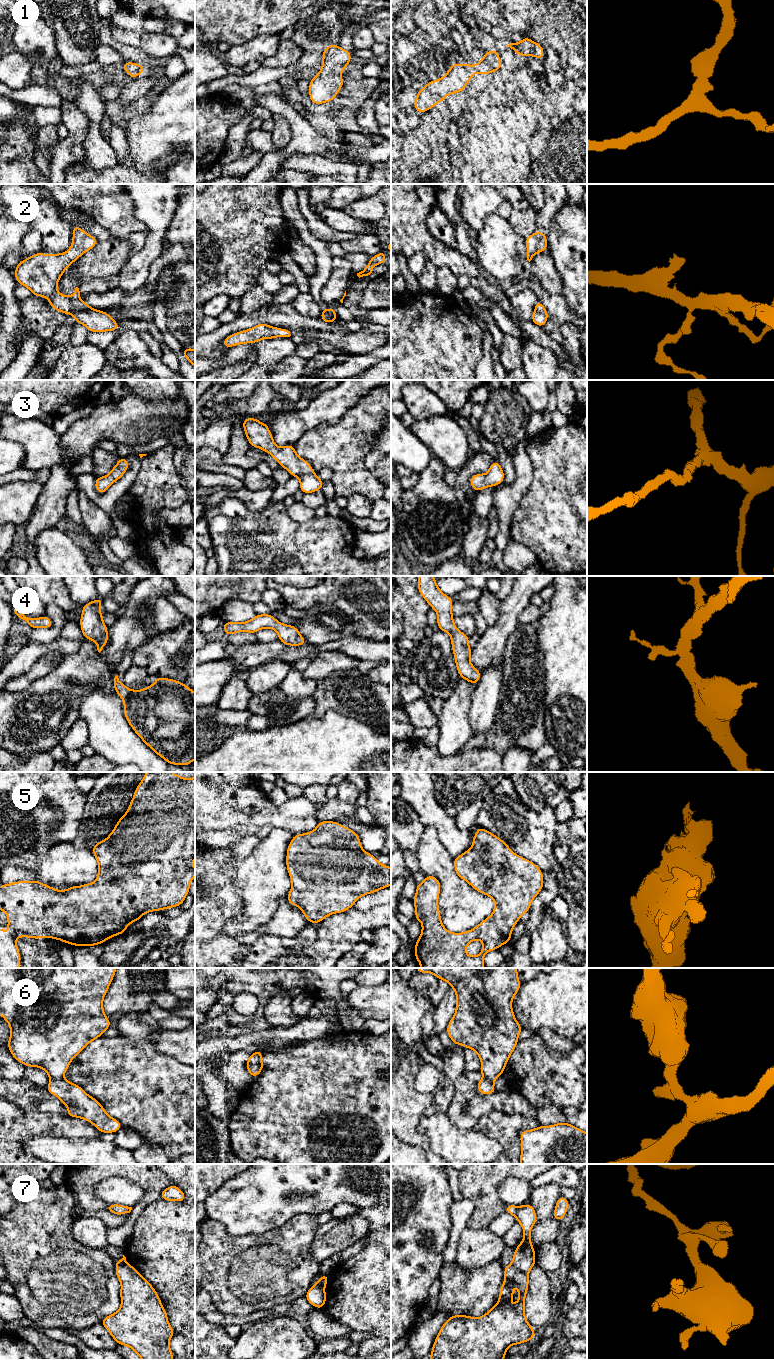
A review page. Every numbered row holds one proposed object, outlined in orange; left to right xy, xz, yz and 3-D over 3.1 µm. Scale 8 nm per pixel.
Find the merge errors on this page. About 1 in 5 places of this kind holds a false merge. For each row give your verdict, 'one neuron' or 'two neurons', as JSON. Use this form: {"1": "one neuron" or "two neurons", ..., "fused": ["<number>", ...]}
{"1": "one neuron", "2": "one neuron", "3": "one neuron", "4": "one neuron", "5": "one neuron", "6": "one neuron", "7": "two neurons", "fused": ["7"]}

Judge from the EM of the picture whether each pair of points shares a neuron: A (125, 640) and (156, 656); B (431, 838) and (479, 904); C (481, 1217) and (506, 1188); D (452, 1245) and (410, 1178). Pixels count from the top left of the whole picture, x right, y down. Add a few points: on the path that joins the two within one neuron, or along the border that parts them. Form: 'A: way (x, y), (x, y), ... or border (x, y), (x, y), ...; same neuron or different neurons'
A: border (149, 639), (133, 650); different neurons
B: way (432, 856), (448, 878), (461, 891); same neuron
C: border (510, 1176), (498, 1186), (498, 1197), (505, 1205); different neurons
D: border (452, 1216), (452, 1229), (444, 1250), (443, 1262); different neurons

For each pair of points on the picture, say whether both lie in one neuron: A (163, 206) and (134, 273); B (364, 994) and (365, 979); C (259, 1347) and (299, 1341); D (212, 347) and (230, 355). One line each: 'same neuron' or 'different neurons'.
A: same neuron
B: different neurons
C: same neuron
D: different neurons

